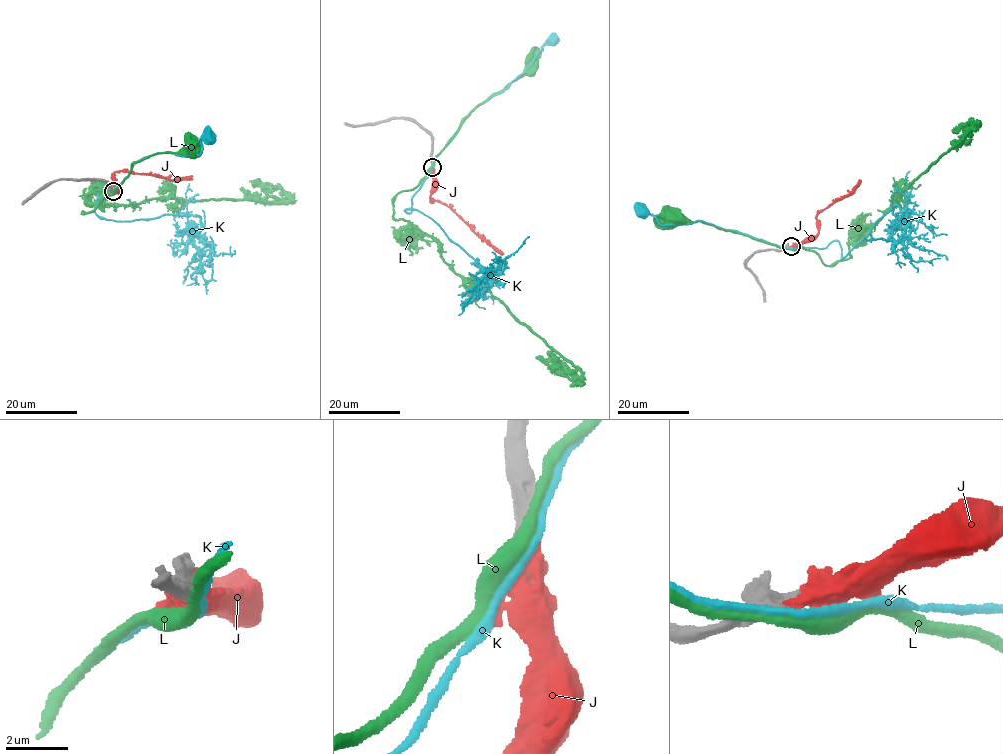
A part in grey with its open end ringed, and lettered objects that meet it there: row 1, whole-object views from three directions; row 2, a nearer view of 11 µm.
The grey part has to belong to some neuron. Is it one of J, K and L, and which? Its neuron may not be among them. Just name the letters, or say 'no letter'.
J

